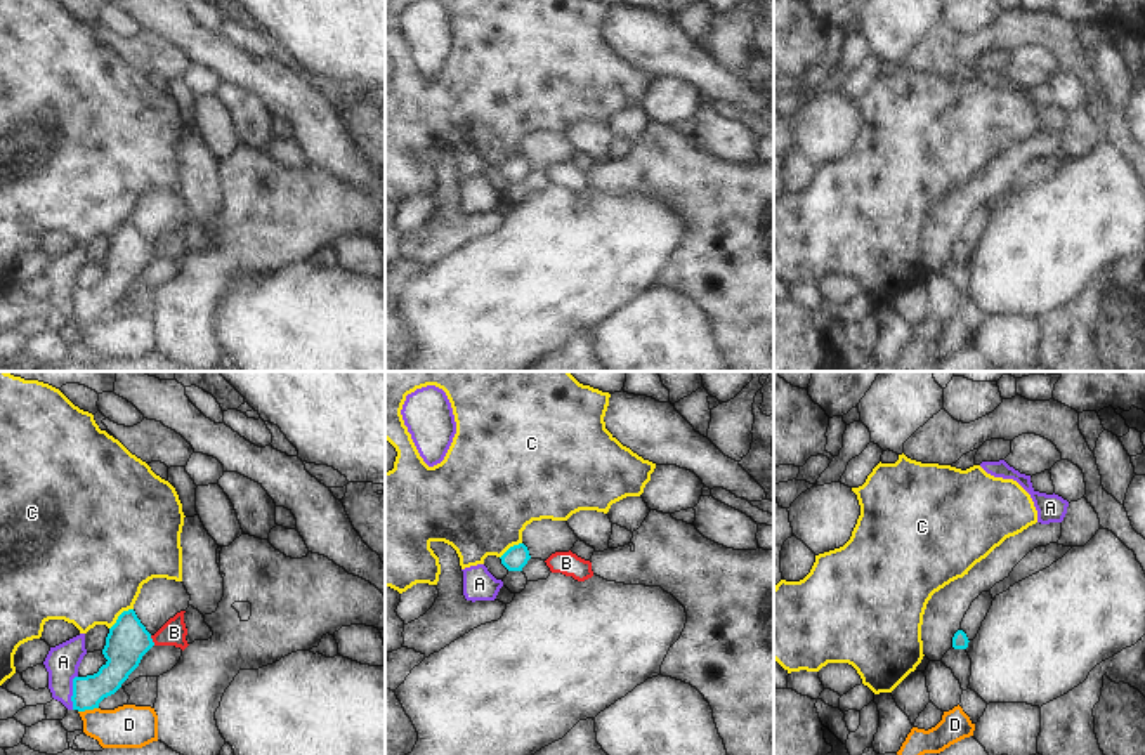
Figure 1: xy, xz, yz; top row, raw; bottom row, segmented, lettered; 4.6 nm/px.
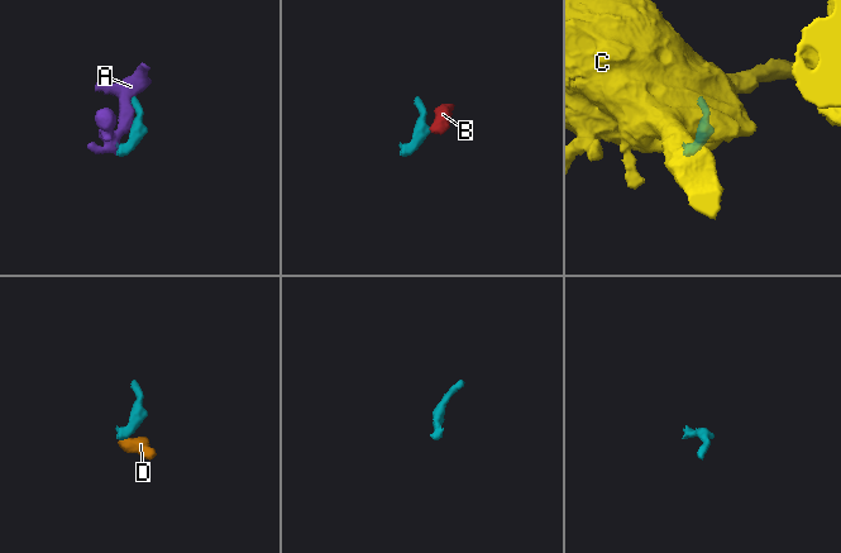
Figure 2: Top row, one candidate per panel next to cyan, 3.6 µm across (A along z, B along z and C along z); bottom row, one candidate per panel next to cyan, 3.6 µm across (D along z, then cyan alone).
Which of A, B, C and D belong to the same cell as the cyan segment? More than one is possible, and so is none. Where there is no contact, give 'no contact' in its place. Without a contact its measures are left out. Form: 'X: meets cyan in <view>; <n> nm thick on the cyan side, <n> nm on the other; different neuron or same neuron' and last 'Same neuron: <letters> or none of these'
A: meets cyan in xy; 150 nm thick on the cyan side, 150 nm on the other; different neuron
B: meets cyan in xy; 190 nm thick on the cyan side, 120 nm on the other; same neuron
C: meets cyan in xy; 190 nm thick on the cyan side, 480 nm on the other; different neuron
D: meets cyan in xy; 150 nm thick on the cyan side, 200 nm on the other; different neuron
Same neuron: B

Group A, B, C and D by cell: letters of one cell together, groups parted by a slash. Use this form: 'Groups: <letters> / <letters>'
Groups: A D / B / C

